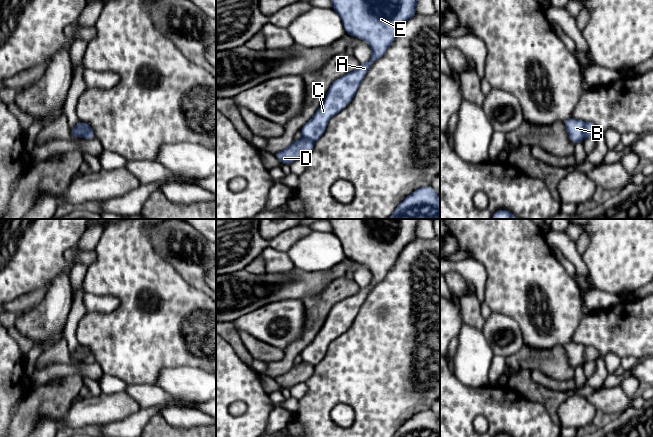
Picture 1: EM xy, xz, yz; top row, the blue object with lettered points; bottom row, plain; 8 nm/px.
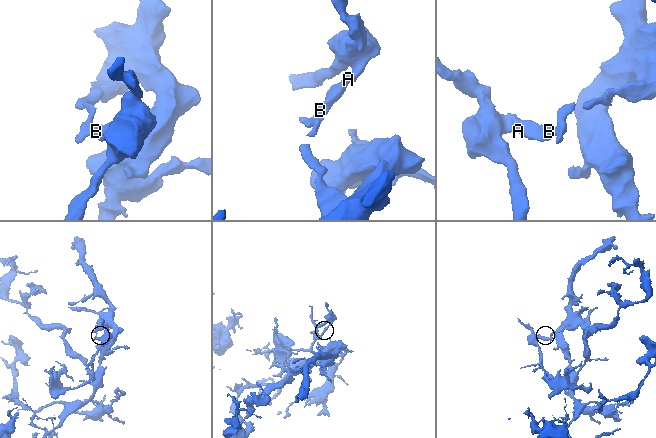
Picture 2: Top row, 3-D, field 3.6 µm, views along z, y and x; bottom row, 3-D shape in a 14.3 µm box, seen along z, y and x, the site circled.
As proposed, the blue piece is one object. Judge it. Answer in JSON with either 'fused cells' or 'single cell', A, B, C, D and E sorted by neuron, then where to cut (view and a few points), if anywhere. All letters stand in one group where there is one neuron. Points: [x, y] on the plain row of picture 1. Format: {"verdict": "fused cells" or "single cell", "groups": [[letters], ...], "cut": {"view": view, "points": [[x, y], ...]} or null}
{"verdict": "fused cells", "groups": [["A", "B", "C", "E"], ["D"]], "cut": {"view": "xy", "points": [[85, 347], [85, 358], [82, 361]]}}

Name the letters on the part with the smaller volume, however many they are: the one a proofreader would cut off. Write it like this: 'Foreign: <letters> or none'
Foreign: D

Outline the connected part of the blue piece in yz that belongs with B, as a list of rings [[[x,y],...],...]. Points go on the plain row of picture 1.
[[[575,342],[568,343],[563,346],[569,362],[573,368],[583,366],[586,362],[585,359],[585,346]]]

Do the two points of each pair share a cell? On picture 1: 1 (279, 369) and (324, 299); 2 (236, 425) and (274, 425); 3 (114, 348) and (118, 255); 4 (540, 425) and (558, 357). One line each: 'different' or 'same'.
1: same
2: different
3: same
4: different

